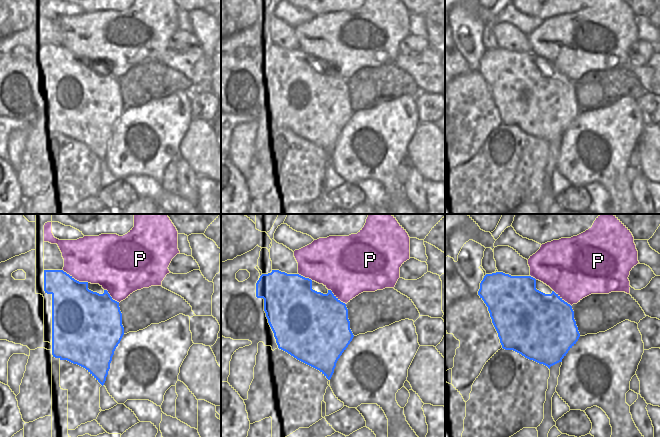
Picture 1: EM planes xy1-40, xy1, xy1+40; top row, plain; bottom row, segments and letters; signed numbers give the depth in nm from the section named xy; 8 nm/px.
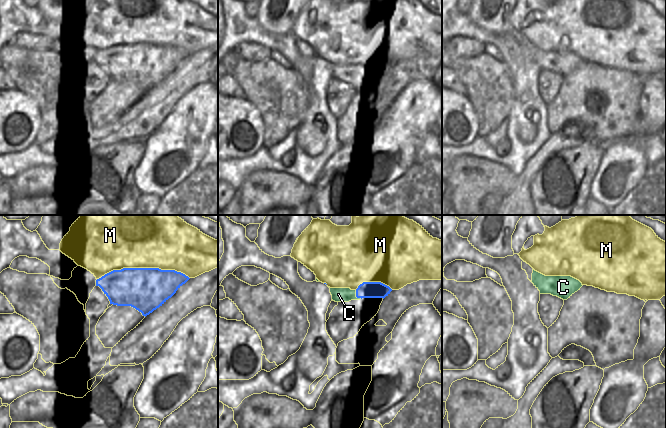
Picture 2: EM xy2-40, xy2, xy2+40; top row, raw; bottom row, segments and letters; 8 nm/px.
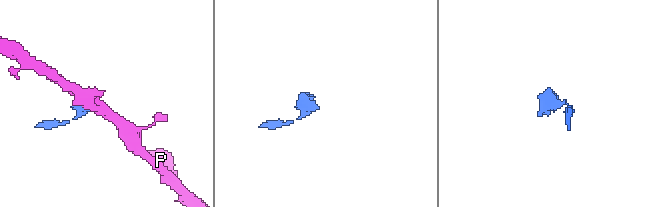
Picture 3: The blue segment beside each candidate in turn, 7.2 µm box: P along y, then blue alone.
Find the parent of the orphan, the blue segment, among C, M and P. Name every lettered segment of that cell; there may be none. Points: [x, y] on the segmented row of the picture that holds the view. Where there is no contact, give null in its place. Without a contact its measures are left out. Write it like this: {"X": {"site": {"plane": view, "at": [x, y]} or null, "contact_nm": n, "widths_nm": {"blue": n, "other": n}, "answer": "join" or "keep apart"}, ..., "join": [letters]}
{"C": {"site": {"plane": "xy2", "at": [356, 296]}, "contact_nm": 90, "widths_nm": {"blue": 130, "other": 110}, "answer": "join"}, "M": {"site": {"plane": "xy2-40", "at": [143, 268]}, "contact_nm": 750, "widths_nm": {"blue": 360, "other": 500}, "answer": "keep apart"}, "P": {"site": {"plane": "xy1-40", "at": [74, 279]}, "contact_nm": 240, "widths_nm": {"blue": 400, "other": 380}, "answer": "keep apart"}, "join": ["C"]}

